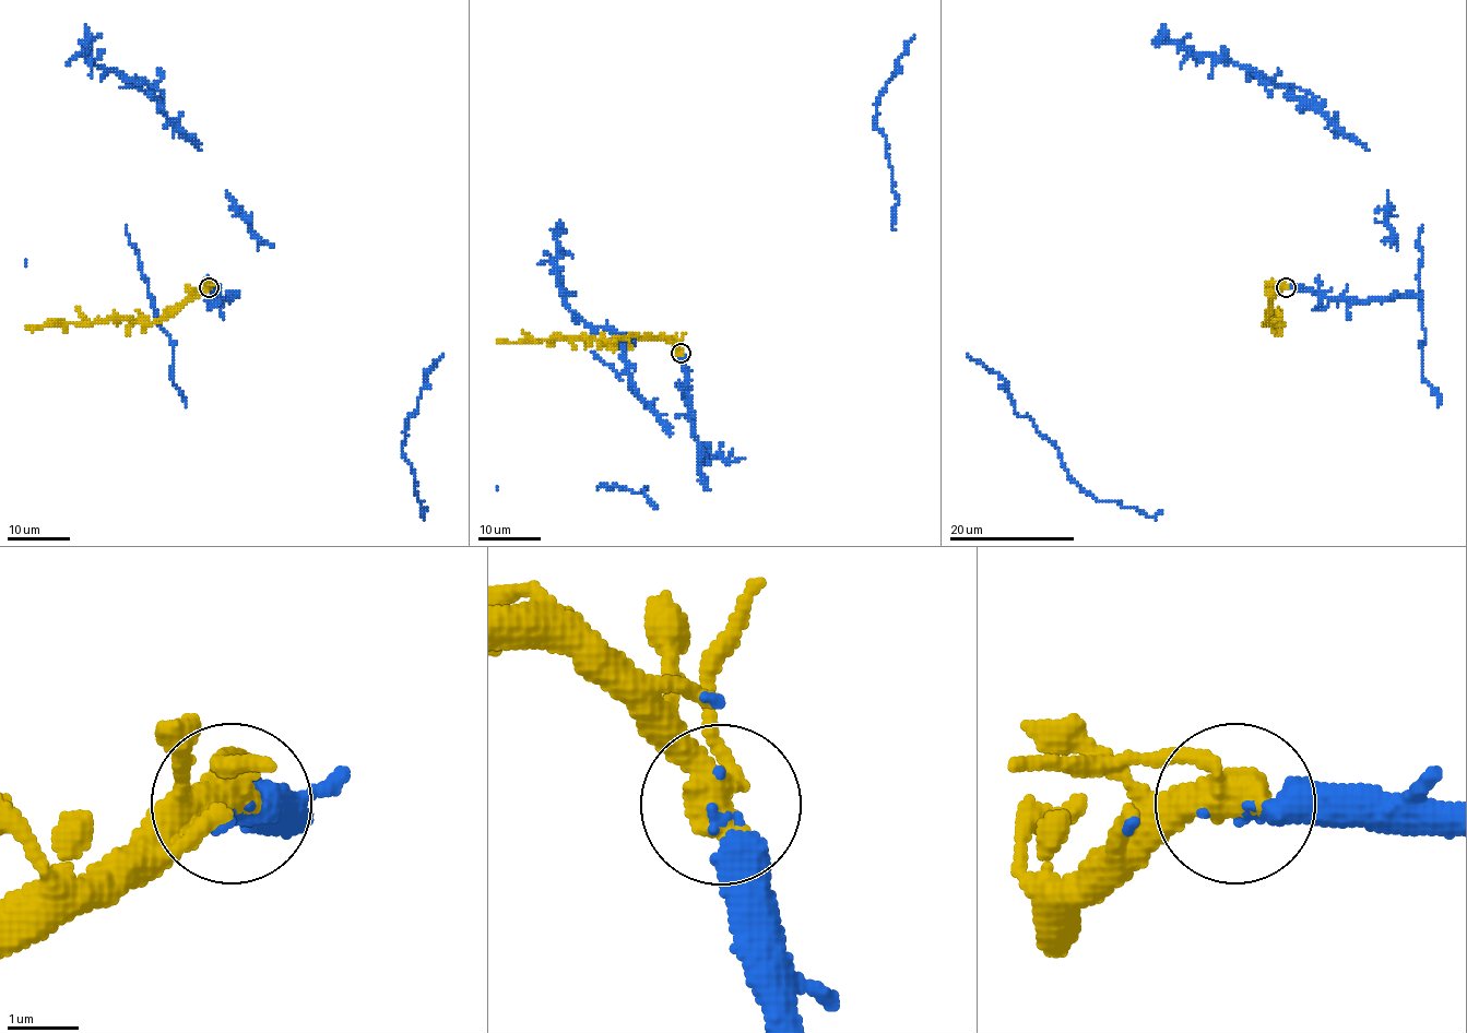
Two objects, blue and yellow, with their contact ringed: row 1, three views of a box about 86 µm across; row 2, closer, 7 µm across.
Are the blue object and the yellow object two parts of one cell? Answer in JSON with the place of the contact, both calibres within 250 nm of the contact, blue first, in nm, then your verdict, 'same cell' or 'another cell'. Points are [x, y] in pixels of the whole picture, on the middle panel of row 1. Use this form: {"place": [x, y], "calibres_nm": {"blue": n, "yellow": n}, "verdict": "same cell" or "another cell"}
{"place": [681, 353], "calibres_nm": {"blue": 400, "yellow": 460}, "verdict": "same cell"}

